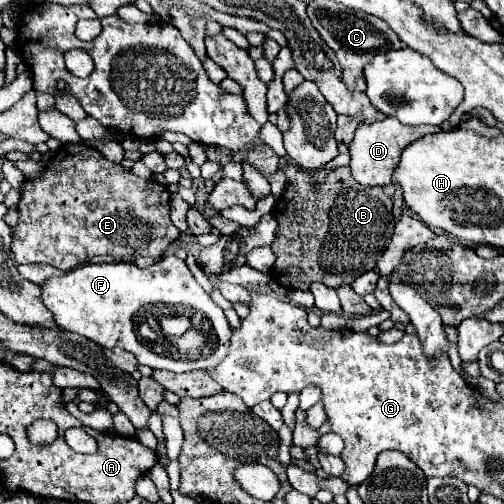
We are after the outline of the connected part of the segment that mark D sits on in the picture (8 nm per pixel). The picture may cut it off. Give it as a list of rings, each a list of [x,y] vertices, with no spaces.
[[[388,117],[384,121],[372,125],[358,125],[352,143],[348,145],[350,151],[350,173],[362,187],[386,187],[392,183],[392,173],[400,163],[400,153],[412,143],[424,137],[426,133],[438,133],[438,127],[432,125],[416,125],[408,127],[399,122],[396,117]]]

